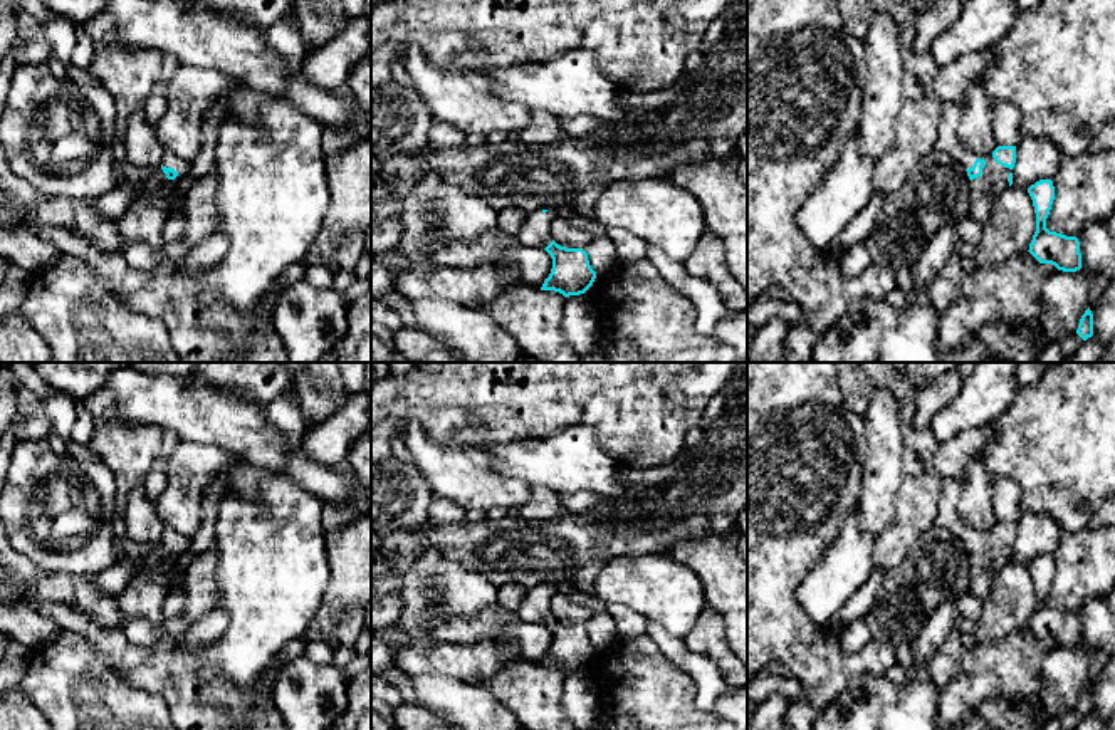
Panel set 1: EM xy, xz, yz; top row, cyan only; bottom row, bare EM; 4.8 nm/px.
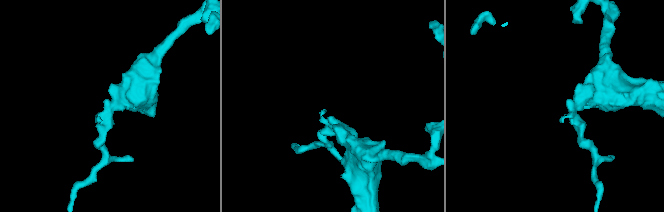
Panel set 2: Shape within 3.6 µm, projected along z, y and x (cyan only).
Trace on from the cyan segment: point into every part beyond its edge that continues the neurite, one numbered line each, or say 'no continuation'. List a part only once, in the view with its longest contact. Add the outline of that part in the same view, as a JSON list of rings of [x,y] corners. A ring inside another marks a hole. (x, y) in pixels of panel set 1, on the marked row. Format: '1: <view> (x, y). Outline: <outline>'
1: yz (993, 180). Outline: [[[940,102],[940,106],[944,117],[937,148],[940,151],[949,153],[966,169],[972,168],[974,161],[979,158],[984,161],[982,175],[969,183],[971,186],[969,216],[986,225],[996,196],[1004,188],[1009,188],[1008,175],[1013,173],[1013,169],[997,164],[992,154],[979,156],[962,148],[955,138],[959,119],[957,107],[952,102]]]

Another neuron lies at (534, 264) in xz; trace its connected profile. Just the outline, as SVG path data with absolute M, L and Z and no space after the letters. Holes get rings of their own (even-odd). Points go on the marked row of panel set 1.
M499 228L475 240L442 242L437 233L427 240L430 260L438 267L475 269L510 260L521 272L521 282L541 290L552 269L552 258L544 248L522 245L516 235Z

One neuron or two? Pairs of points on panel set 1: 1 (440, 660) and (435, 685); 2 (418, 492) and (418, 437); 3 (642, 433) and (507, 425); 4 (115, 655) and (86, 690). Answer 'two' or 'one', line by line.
1: two
2: two
3: one
4: two

